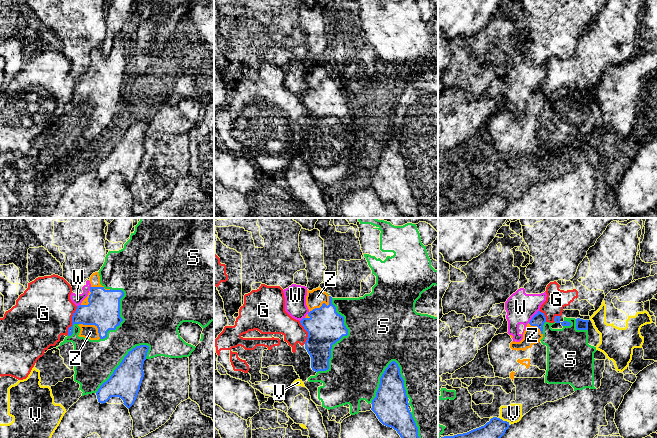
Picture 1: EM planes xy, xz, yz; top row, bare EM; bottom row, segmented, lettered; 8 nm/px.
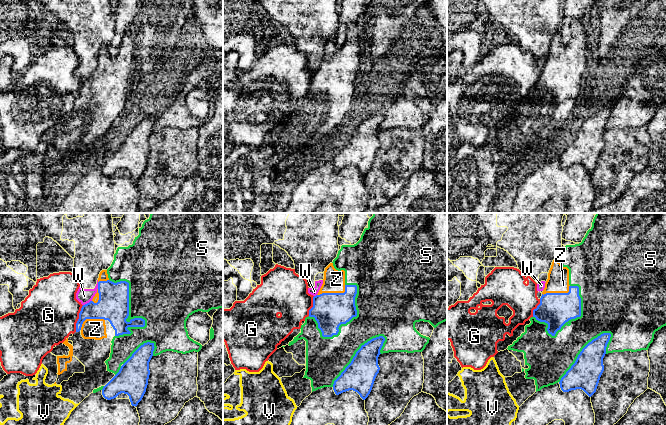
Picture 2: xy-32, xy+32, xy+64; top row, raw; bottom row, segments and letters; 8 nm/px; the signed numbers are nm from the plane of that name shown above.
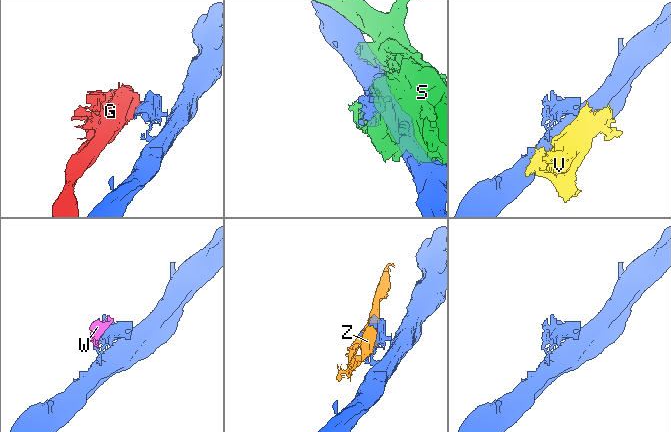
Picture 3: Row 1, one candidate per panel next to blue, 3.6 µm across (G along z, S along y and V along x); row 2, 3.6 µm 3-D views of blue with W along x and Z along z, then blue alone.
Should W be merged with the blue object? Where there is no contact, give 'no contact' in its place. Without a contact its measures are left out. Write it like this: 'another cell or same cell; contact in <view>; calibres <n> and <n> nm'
another cell; contact in yz; calibres 100 and 240 nm

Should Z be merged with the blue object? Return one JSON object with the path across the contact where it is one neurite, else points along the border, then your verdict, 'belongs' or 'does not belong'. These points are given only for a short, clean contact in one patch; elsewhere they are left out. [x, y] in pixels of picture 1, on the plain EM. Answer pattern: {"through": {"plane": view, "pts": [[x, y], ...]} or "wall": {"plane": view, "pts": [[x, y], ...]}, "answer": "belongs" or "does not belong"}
{"answer": "does not belong"}

